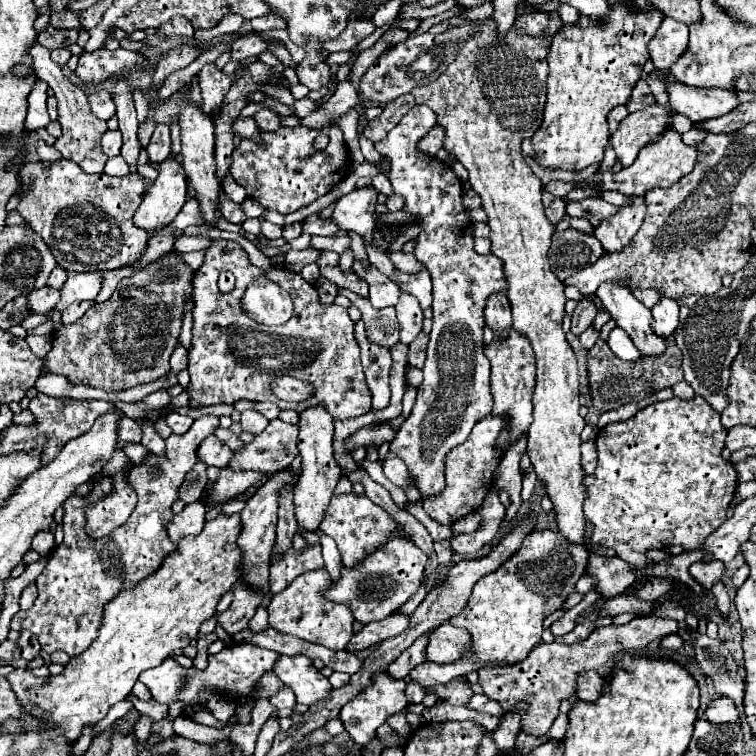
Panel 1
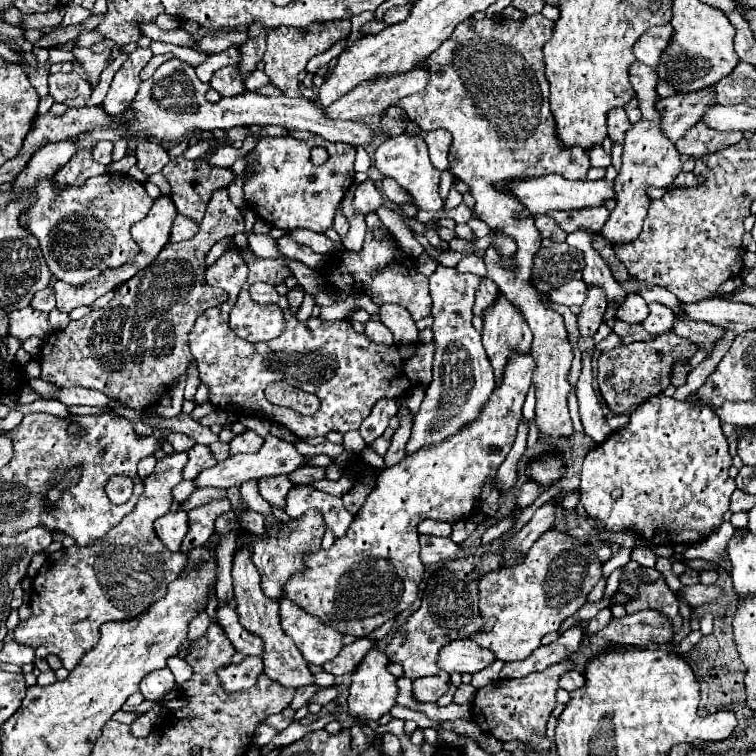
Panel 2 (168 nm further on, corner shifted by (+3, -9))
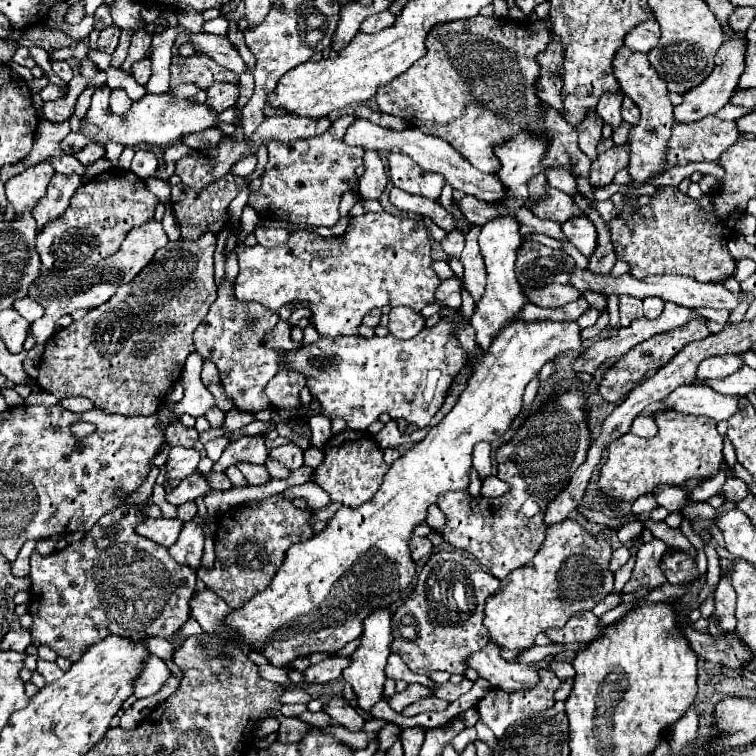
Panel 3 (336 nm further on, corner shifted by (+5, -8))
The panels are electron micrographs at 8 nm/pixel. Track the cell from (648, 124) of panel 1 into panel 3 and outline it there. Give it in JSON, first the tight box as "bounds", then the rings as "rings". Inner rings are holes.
{"bounds":[675,34,745,122],"rings":[[[739,34],[731,40],[725,40],[725,44],[717,50],[717,56],[715,56],[715,70],[711,72],[711,76],[701,82],[699,86],[691,88],[689,92],[683,94],[683,102],[679,106],[675,106],[675,122],[695,122],[695,120],[701,120],[703,116],[711,116],[711,114],[717,114],[731,98],[735,86],[737,86],[737,80],[745,68],[743,64],[743,58],[745,58],[745,34]]]}

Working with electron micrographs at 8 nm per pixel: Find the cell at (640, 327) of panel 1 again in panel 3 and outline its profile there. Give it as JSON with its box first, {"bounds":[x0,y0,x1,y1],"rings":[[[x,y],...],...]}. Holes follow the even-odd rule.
{"bounds":[561,216,597,258],"rings":[[[585,216],[574,217],[561,224],[565,238],[585,257],[589,258],[597,248],[597,232],[594,224]]]}

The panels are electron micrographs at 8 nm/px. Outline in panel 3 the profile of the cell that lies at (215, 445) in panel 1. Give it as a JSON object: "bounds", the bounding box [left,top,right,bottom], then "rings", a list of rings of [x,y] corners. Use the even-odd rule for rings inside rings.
{"bounds":[167,448,199,480],"rings":[[[171,448],[169,460],[167,460],[167,476],[183,480],[185,476],[197,472],[199,464],[199,452],[195,448]]]}

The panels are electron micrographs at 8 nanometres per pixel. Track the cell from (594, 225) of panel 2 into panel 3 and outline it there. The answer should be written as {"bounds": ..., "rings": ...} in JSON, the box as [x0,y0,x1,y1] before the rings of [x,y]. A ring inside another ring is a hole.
{"bounds":[531,188,585,224],"rings":[[[549,188],[549,198],[537,202],[531,212],[539,218],[553,220],[557,224],[565,224],[565,220],[571,220],[573,216],[585,216],[585,212],[575,204],[575,200],[569,194],[563,194],[555,188]]]}

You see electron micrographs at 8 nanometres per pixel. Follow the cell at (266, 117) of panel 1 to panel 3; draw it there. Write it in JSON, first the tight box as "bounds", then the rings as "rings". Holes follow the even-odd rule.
{"bounds":[183,128,225,148],"rings":[[[207,128],[201,132],[193,132],[189,136],[183,136],[183,144],[187,144],[189,148],[217,148],[217,144],[221,144],[221,140],[225,138],[225,134],[219,128]]]}

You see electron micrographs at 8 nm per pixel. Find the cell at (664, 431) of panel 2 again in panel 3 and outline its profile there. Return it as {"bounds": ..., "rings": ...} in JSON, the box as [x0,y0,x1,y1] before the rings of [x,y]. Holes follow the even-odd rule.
{"bounds":[597,410,723,502],"rings":[[[665,410],[653,412],[653,420],[657,424],[655,438],[627,434],[609,444],[597,478],[603,496],[635,502],[639,496],[653,494],[657,486],[685,486],[689,480],[711,480],[717,476],[723,464],[723,436],[717,432],[715,420]]]}

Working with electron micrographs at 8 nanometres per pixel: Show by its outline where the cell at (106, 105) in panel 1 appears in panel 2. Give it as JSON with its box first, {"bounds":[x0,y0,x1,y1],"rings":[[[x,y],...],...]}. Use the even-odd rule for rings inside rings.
{"bounds":[49,73,91,107],"rings":[[[55,73],[49,75],[49,95],[57,103],[65,103],[69,107],[85,107],[91,97],[91,87],[77,73]]]}

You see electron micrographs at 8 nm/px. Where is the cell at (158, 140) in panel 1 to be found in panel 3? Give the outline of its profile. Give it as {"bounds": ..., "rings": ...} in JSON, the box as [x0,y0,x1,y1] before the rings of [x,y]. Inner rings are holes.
{"bounds":[131,150,159,178],"rings":[[[137,150],[135,152],[135,158],[131,162],[131,172],[135,176],[147,178],[147,176],[155,174],[157,168],[159,168],[159,160],[157,160],[157,156],[151,150]]]}

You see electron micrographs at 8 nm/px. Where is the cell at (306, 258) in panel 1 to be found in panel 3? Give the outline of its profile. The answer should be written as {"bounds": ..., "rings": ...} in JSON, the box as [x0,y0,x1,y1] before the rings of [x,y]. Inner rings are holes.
{"bounds":[263,320,299,350],"rings":[[[281,320],[281,322],[273,328],[273,332],[265,336],[263,342],[265,342],[267,346],[271,346],[271,348],[283,348],[283,350],[293,350],[293,348],[299,346],[297,342],[291,340],[291,324],[289,324],[287,320]]]}

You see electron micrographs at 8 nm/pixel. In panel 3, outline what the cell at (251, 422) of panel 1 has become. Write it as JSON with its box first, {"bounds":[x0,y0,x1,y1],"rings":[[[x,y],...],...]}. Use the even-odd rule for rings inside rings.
{"bounds":[213,436,267,472],"rings":[[[243,436],[235,442],[229,442],[223,450],[221,458],[213,464],[213,472],[225,472],[229,466],[237,462],[251,462],[251,464],[265,464],[267,448],[263,436]]]}

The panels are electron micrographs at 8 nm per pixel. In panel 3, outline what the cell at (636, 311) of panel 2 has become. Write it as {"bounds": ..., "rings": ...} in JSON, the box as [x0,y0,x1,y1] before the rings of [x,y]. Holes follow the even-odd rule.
{"bounds":[619,296,643,326],"rings":[[[619,296],[619,314],[621,314],[621,326],[629,326],[633,320],[643,316],[641,300],[633,296]]]}

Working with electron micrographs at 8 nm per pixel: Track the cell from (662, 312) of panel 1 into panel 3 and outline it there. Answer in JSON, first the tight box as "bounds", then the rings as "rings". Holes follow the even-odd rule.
{"bounds":[643,298,663,318],"rings":[[[645,298],[643,300],[643,310],[645,310],[645,318],[657,318],[661,312],[663,312],[663,300],[657,300],[657,298]]]}

